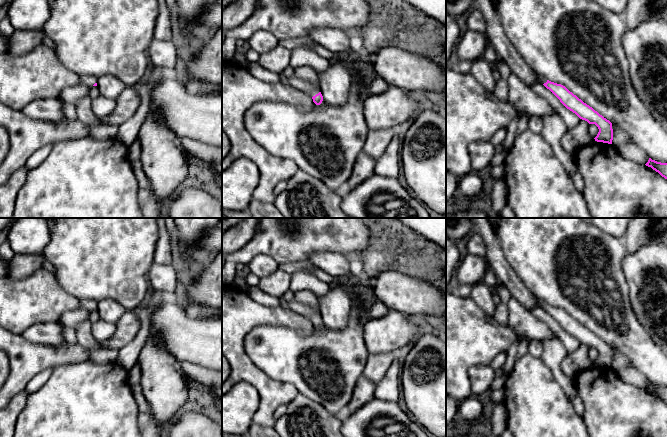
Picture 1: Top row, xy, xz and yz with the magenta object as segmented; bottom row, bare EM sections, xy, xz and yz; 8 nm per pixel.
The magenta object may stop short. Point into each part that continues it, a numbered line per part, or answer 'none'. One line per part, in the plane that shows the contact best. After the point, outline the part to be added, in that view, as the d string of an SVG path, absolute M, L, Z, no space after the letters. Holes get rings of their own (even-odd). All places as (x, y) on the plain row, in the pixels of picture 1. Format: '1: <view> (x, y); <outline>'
1: xz (298, 307); M294 299L289 303L289 308L294 312L303 315L304 317L308 318L311 322L318 318L320 312L315 311L312 307L299 302L298 300Z

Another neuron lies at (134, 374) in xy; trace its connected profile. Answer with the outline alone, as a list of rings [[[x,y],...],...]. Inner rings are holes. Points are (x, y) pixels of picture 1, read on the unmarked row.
[[[137,362],[128,371],[128,382],[131,387],[139,385],[141,383],[141,368]]]

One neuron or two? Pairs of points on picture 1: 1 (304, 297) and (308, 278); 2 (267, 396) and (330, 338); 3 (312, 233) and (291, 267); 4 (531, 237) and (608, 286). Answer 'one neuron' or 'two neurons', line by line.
1: two neurons
2: two neurons
3: two neurons
4: one neuron

